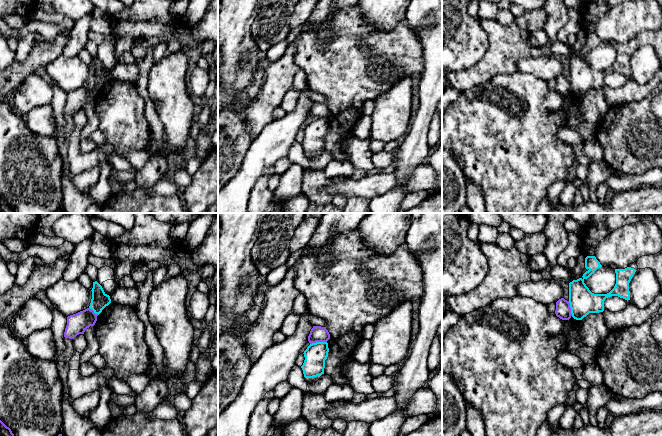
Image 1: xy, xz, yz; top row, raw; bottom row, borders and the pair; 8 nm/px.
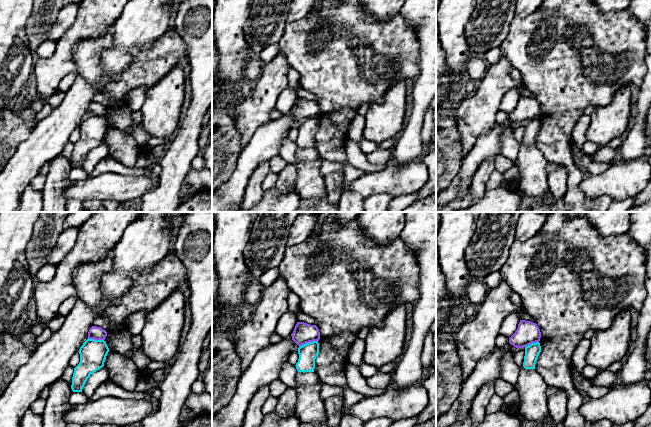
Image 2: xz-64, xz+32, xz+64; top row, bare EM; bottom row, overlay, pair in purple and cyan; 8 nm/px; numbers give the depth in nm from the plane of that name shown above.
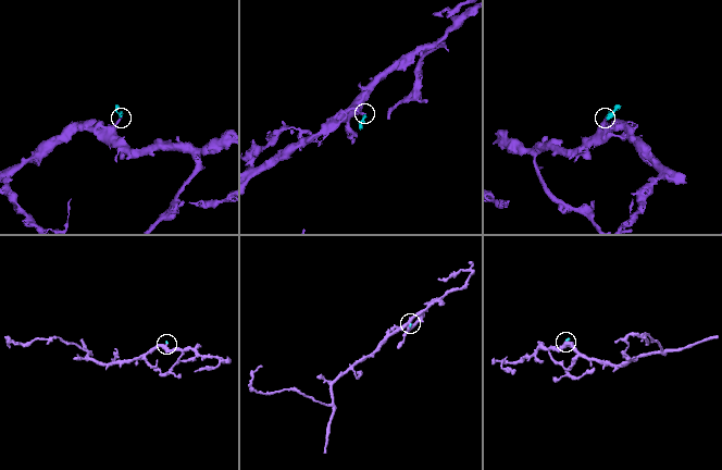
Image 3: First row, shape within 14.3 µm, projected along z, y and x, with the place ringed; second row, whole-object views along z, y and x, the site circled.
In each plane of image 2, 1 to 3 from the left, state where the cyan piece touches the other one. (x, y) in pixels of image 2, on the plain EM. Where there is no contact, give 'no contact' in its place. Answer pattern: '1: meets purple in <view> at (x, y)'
1: meets purple in xz-64 at (96, 115)
2: meets purple in xz+32 at (308, 118)
3: meets purple in xz+64 at (531, 119)

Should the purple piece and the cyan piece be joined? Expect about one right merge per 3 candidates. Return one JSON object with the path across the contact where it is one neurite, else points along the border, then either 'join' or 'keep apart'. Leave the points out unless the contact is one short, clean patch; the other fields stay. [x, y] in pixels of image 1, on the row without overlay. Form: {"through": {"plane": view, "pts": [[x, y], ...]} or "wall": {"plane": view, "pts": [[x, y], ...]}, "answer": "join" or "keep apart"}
{"wall": {"plane": "xz", "pts": [[326, 117], [316, 117], [310, 120]]}, "answer": "keep apart"}

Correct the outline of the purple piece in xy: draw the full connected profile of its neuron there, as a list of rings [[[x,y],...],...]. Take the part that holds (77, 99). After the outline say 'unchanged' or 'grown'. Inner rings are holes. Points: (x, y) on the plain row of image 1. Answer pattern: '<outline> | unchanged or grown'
[[[90,84],[68,92],[64,113],[74,115],[77,111],[84,110],[87,104],[95,101],[97,92]]] | unchanged

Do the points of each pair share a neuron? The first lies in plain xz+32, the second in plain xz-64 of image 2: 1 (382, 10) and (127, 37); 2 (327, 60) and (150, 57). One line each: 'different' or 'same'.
1: same
2: same

